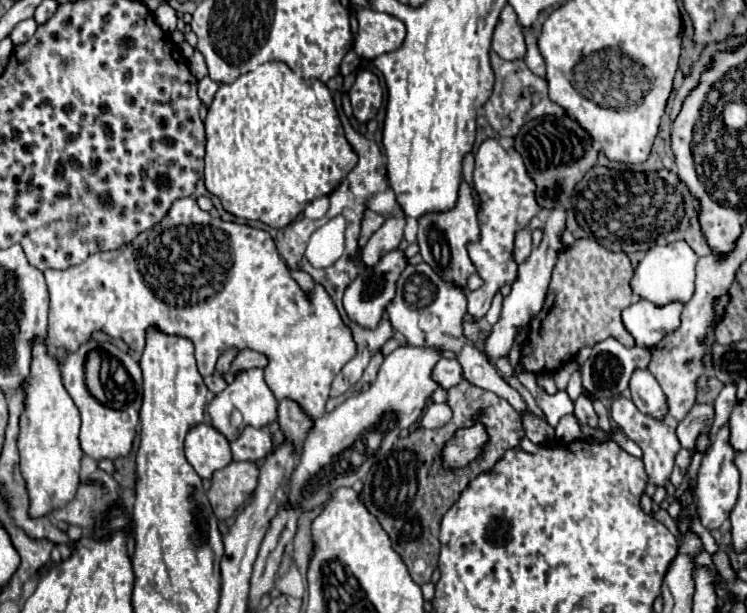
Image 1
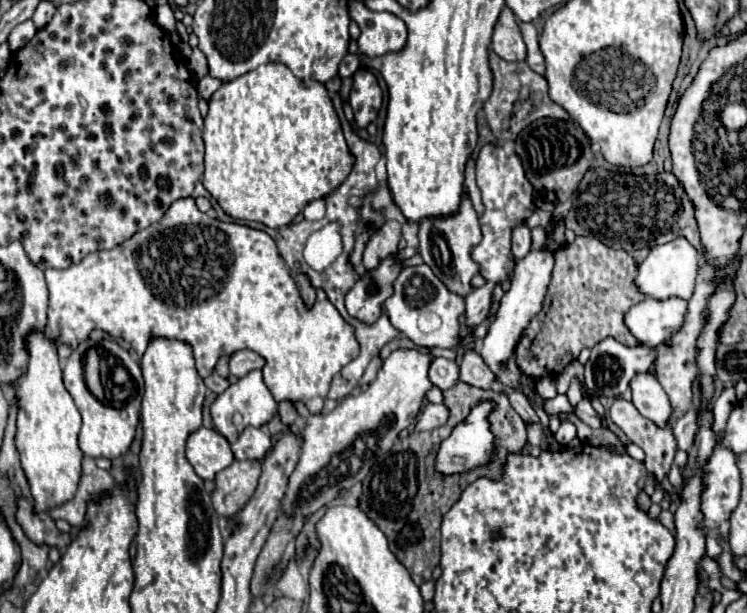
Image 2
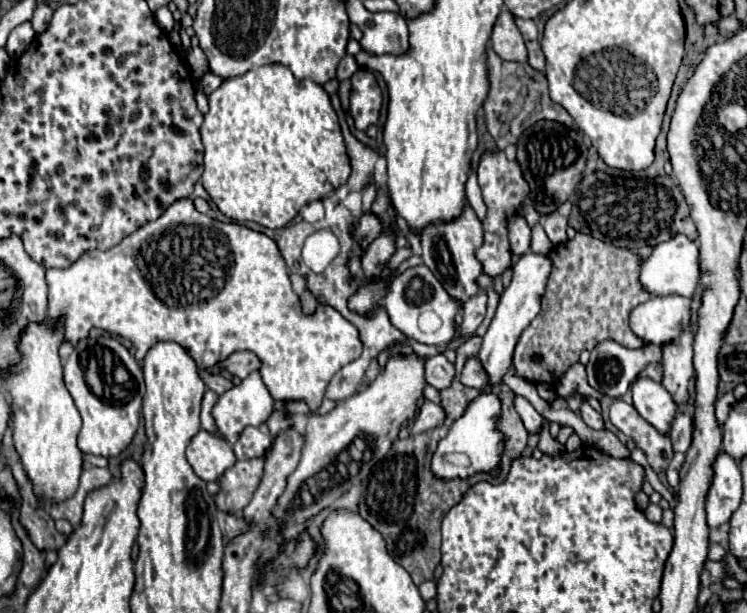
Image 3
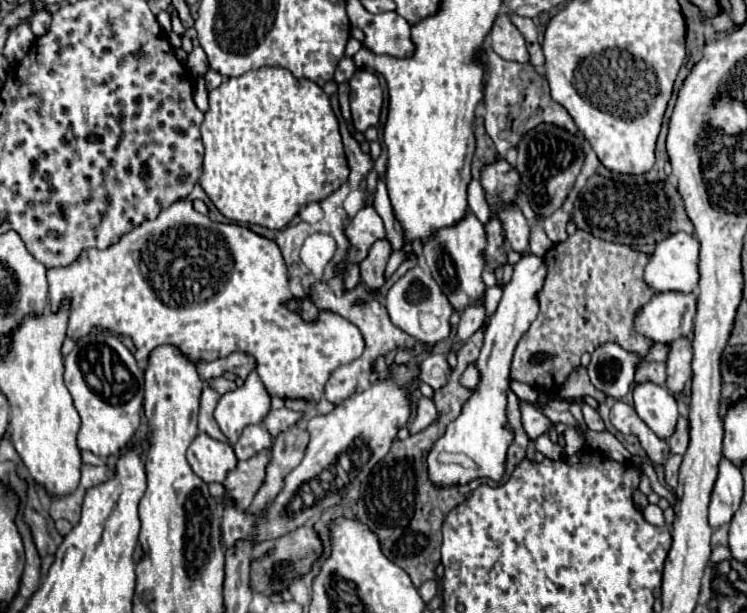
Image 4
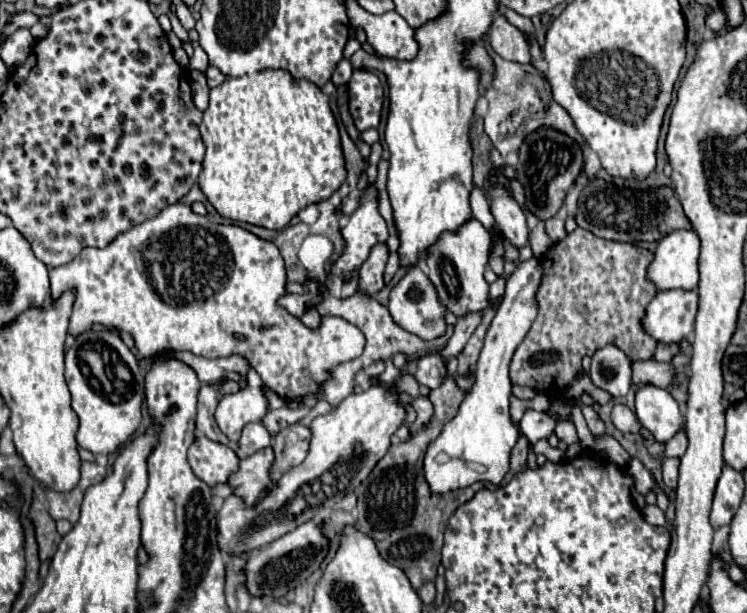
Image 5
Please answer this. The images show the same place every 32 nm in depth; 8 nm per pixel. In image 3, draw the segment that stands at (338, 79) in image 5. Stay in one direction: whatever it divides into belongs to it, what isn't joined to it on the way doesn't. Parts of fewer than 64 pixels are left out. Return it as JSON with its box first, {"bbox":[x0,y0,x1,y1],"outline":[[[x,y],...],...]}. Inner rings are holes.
{"bbox":[336,54,358,82],"outline":[[[346,54],[346,56],[340,60],[340,64],[338,64],[338,74],[336,74],[336,78],[338,78],[340,82],[342,82],[342,80],[348,80],[356,70],[358,70],[356,58],[350,56],[350,54]]]}

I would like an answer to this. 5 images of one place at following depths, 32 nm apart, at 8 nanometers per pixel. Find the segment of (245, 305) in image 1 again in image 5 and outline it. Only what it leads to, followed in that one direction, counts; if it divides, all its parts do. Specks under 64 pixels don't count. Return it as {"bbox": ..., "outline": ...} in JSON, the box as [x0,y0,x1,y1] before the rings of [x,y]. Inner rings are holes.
{"bbox":[50,202,364,398],"outline":[[[182,202],[164,208],[156,218],[120,234],[108,248],[84,248],[70,264],[52,268],[50,296],[56,300],[68,290],[76,292],[68,334],[80,336],[94,324],[128,332],[136,342],[138,360],[164,348],[186,350],[204,358],[242,354],[256,368],[264,386],[280,398],[318,396],[332,368],[358,358],[364,350],[364,334],[344,318],[322,316],[318,328],[308,328],[300,318],[278,306],[278,298],[288,290],[284,260],[274,242],[262,240],[236,224],[214,224],[206,216],[194,214],[190,204]]]}

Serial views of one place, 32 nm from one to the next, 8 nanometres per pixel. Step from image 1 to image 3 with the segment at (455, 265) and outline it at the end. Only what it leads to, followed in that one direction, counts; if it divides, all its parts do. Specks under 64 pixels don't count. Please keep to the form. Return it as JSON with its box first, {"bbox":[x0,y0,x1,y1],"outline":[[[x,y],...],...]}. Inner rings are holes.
{"bbox":[420,202,482,302],"outline":[[[468,202],[464,204],[464,210],[458,218],[444,224],[426,224],[420,232],[420,242],[422,242],[422,252],[424,252],[422,254],[424,264],[444,284],[450,296],[456,296],[456,300],[464,302],[468,300],[468,296],[478,292],[476,278],[482,274],[482,268],[474,252],[482,244],[482,224]]]}

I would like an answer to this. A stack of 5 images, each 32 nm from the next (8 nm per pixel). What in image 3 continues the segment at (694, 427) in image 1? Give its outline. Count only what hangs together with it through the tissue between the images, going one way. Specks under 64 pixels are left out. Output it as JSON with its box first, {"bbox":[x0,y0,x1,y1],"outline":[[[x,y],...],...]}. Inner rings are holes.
{"bbox":[670,410,694,452],"outline":[[[688,410],[684,414],[678,414],[676,420],[674,420],[674,424],[672,424],[672,430],[670,430],[670,436],[672,436],[676,452],[686,452],[690,448],[690,444],[692,444],[692,432],[694,432],[692,410]]]}

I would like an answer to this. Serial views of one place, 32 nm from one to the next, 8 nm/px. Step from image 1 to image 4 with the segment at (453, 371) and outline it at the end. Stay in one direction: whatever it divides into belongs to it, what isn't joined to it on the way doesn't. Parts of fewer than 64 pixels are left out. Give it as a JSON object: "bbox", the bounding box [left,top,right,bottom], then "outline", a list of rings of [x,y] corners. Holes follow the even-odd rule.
{"bbox":[420,354,452,390],"outline":[[[428,354],[422,360],[420,378],[422,378],[424,384],[430,384],[434,390],[446,386],[450,374],[452,374],[452,368],[446,362],[446,356],[444,354]]]}

